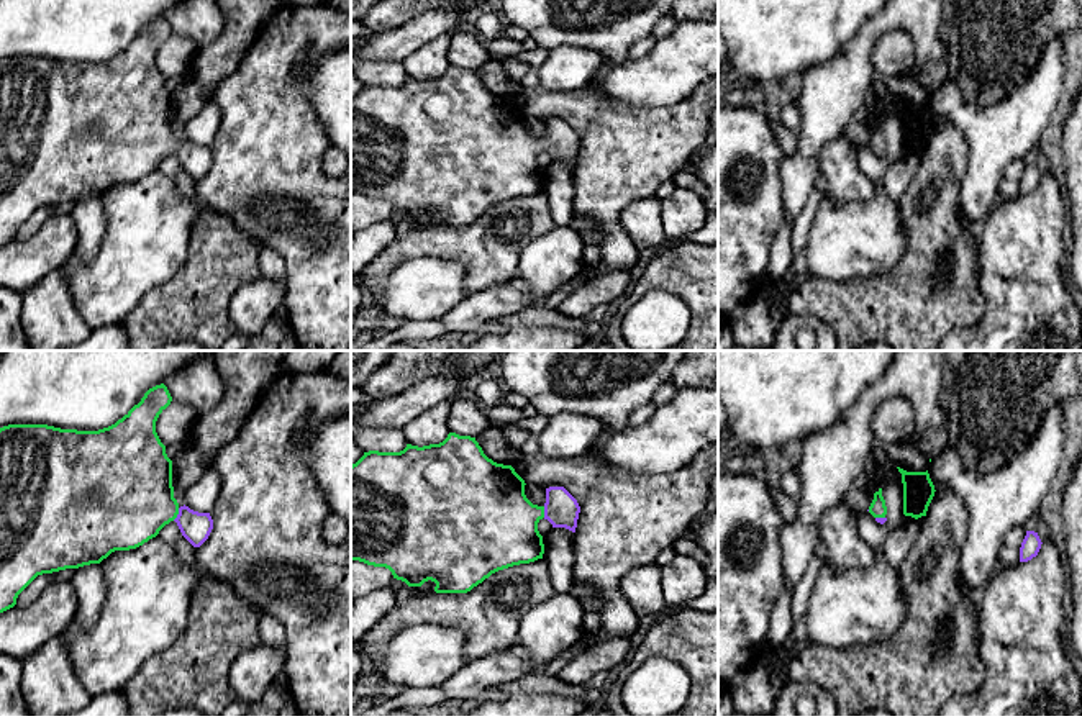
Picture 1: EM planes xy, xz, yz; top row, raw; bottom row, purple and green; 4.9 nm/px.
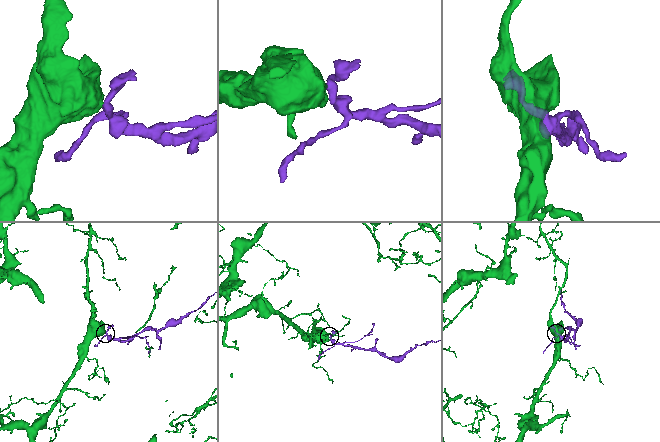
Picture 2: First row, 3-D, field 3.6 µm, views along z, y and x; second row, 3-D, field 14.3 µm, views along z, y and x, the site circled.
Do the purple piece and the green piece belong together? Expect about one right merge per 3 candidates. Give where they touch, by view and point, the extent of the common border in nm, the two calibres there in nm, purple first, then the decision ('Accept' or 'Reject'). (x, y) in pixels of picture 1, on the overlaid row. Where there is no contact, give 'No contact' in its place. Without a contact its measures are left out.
Touches purple at xy (177, 515). Shared border 70 nm. Thickness 150 nm (purple) against 440 nm. Accept

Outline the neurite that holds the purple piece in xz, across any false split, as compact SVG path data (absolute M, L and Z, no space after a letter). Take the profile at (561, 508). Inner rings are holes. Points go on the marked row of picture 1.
M449 433L439 444L423 447L407 444L400 452L364 452L364 455L351 465L351 560L359 560L374 567L385 567L392 572L393 578L405 582L408 587L421 587L425 582L431 580L436 583L436 593L467 593L498 570L543 559L544 544L543 536L538 531L538 523L543 518L548 519L552 528L566 528L575 532L580 506L564 487L546 488L546 503L538 506L526 498L525 485L525 480L511 465L497 464L489 459L475 437L459 436L456 433Z

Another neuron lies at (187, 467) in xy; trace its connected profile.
M185 444L184 451L172 460L172 487L179 508L184 506L184 488L195 483L203 474L200 452Z

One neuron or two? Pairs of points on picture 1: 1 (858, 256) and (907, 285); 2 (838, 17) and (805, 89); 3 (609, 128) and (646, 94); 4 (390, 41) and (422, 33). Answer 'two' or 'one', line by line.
1: two
2: two
3: two
4: one

